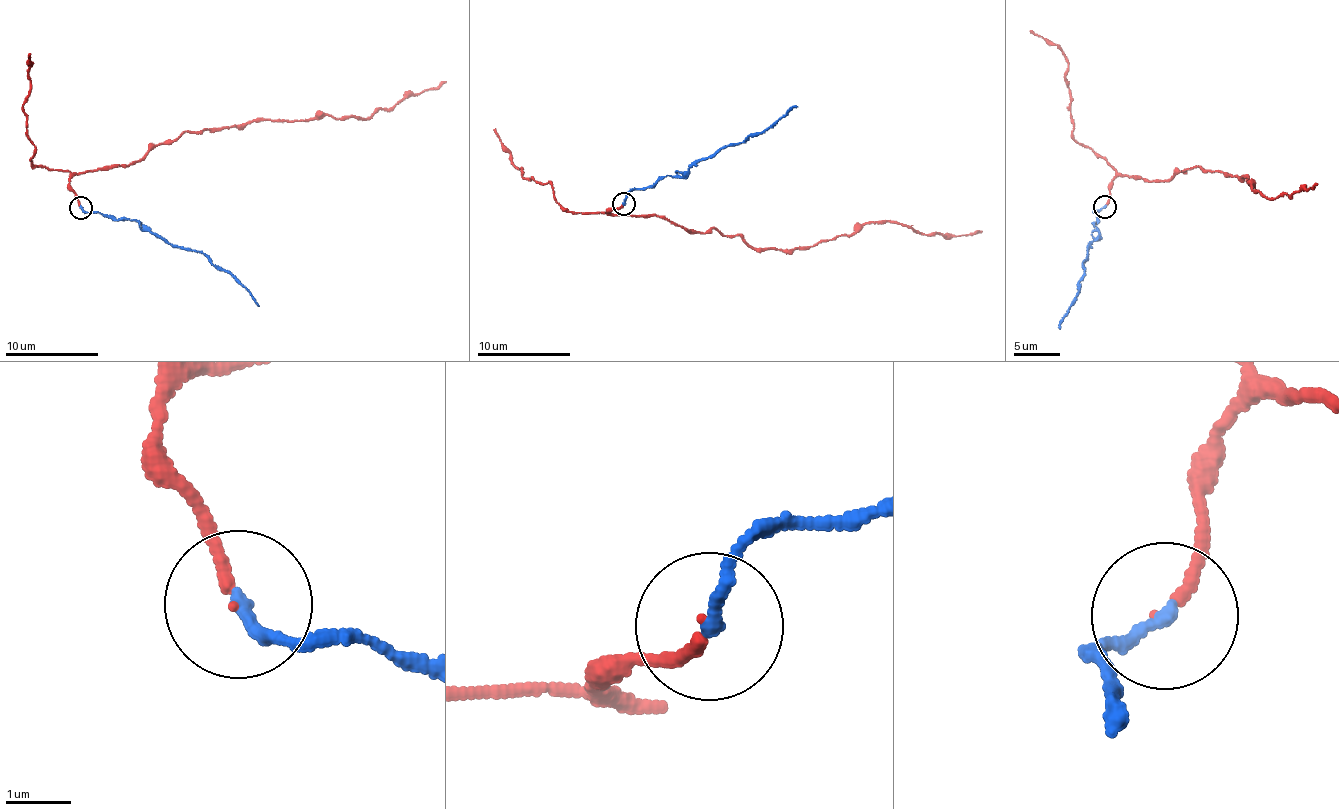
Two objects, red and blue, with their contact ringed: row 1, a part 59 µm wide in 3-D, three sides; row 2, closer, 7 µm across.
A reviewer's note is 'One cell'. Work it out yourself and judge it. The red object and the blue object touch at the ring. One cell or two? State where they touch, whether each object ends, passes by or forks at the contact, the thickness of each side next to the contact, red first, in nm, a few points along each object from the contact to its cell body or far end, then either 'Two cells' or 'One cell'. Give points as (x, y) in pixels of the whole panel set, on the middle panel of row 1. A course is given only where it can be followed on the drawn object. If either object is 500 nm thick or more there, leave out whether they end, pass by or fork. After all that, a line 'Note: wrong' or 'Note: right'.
Place: (623, 203). At the ring red ends. At the ring blue ends. Thickness 150 nm (red) against 200 nm. Course of red: (622, 204), (608, 209), (782, 250), (867, 223), (981, 231). Course of blue: (623, 204), (630, 190), (677, 175), (773, 125), (796, 105). Two cells
Note: wrong

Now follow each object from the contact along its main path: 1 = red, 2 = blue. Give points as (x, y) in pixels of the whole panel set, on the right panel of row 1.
1: (1105, 205), (1111, 180), (1121, 174), (1145, 181), (1196, 166), (1249, 180), (1271, 199), (1317, 183)
2: (1105, 207), (1094, 211), (1097, 229), (1074, 301), (1058, 328)

